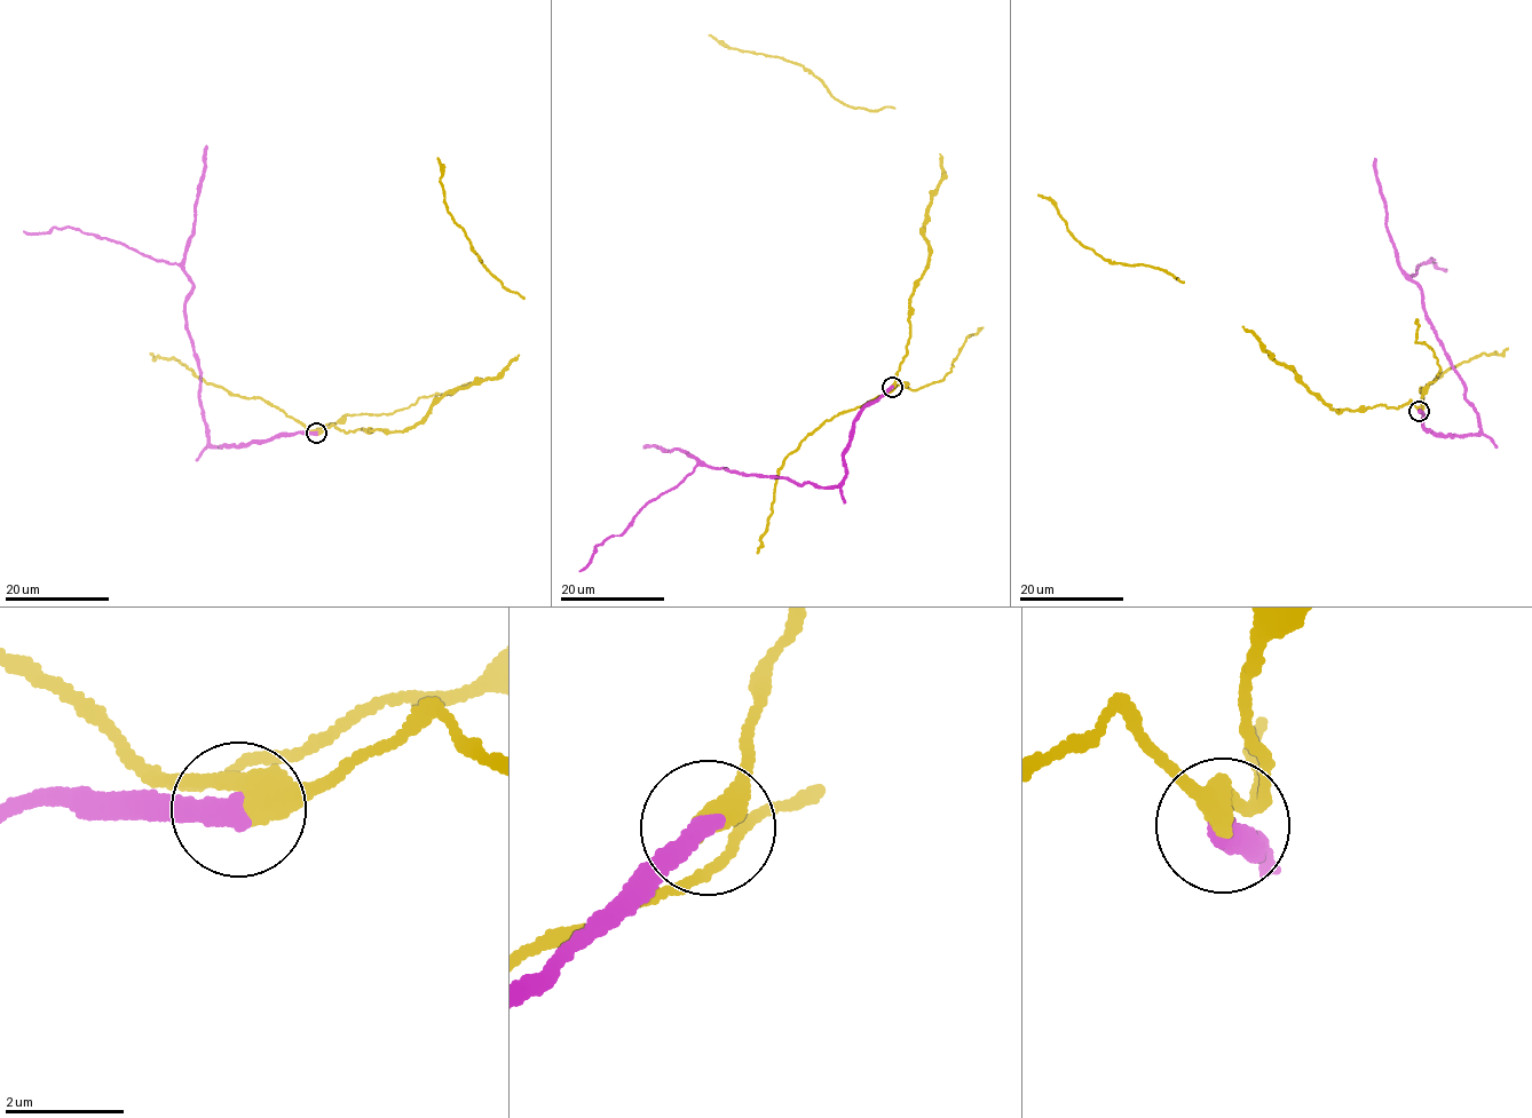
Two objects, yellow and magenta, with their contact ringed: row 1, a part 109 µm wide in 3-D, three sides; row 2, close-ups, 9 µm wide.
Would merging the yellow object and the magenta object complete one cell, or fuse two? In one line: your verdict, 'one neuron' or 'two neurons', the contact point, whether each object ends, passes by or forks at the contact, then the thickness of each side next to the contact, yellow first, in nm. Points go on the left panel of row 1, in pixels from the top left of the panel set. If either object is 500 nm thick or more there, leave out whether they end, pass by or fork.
two neurons; place (316, 433); yellow passes by; magenta ends; calibres 360 and 400 nm

